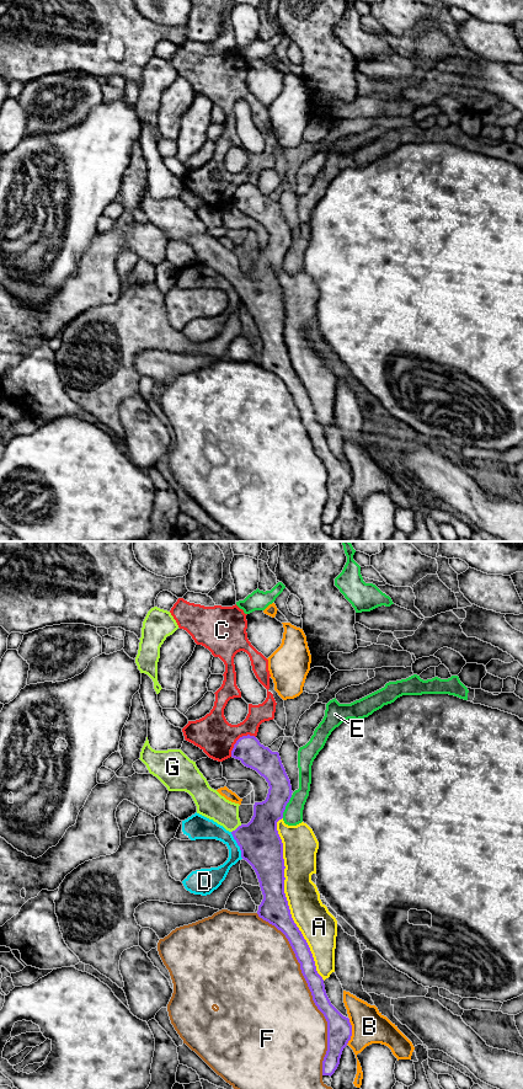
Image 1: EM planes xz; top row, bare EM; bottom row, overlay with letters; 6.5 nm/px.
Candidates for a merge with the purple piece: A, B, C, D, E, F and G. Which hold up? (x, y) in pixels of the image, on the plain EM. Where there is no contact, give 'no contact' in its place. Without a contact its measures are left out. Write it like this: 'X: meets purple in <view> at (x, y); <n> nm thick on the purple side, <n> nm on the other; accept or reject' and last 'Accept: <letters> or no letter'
A: meets purple in xz at (286, 347); 200 nm thick on the purple side, 220 nm on the other; reject
B: meets purple in xz at (351, 480); 160 nm thick on the purple side, 220 nm on the other; reject
C: meets purple in xz at (238, 188); 180 nm thick on the purple side, 240 nm on the other; reject
D: meets purple in xz at (238, 293); 280 nm thick on the purple side, 140 nm on the other; reject
E: meets purple in xz at (286, 254); 220 nm thick on the purple side, 130 nm on the other; reject
F: meets purple in xz at (310, 439); 110 nm thick on the purple side, 500 nm on the other; reject
G: meets purple in xz at (238, 276); 280 nm thick on the purple side, 180 nm on the other; accept
Accept: G

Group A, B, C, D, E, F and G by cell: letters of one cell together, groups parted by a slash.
A / B / C / D / E / F / G

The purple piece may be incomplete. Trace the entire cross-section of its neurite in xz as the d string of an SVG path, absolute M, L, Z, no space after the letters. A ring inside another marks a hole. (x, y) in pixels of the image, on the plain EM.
M255 185L240 186L231 205L256 219L268 231L265 250L255 251L254 265L247 273L239 267L239 252L231 251L212 237L196 214L181 198L155 199L148 186L140 201L140 209L169 240L188 241L197 262L213 268L229 279L241 299L241 306L255 319L263 348L257 363L274 374L288 388L313 449L327 470L327 500L322 509L322 524L332 524L340 513L343 497L352 485L349 468L330 450L322 426L317 422L310 396L294 372L284 342L283 292L277 271L292 246L290 229L278 201L265 196Z

